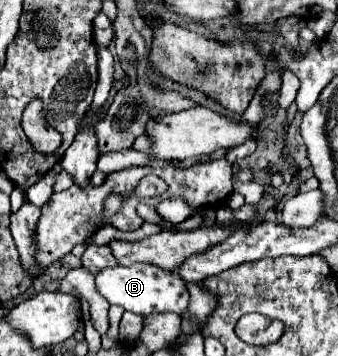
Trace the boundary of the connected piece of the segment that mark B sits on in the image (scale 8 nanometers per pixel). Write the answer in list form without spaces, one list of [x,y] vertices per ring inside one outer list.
[[[131,264],[131,266],[113,266],[107,270],[101,270],[95,276],[97,292],[109,302],[117,304],[127,312],[147,316],[153,312],[175,312],[181,314],[187,308],[189,294],[187,284],[175,274],[167,270],[159,270],[157,266],[147,264]]]

